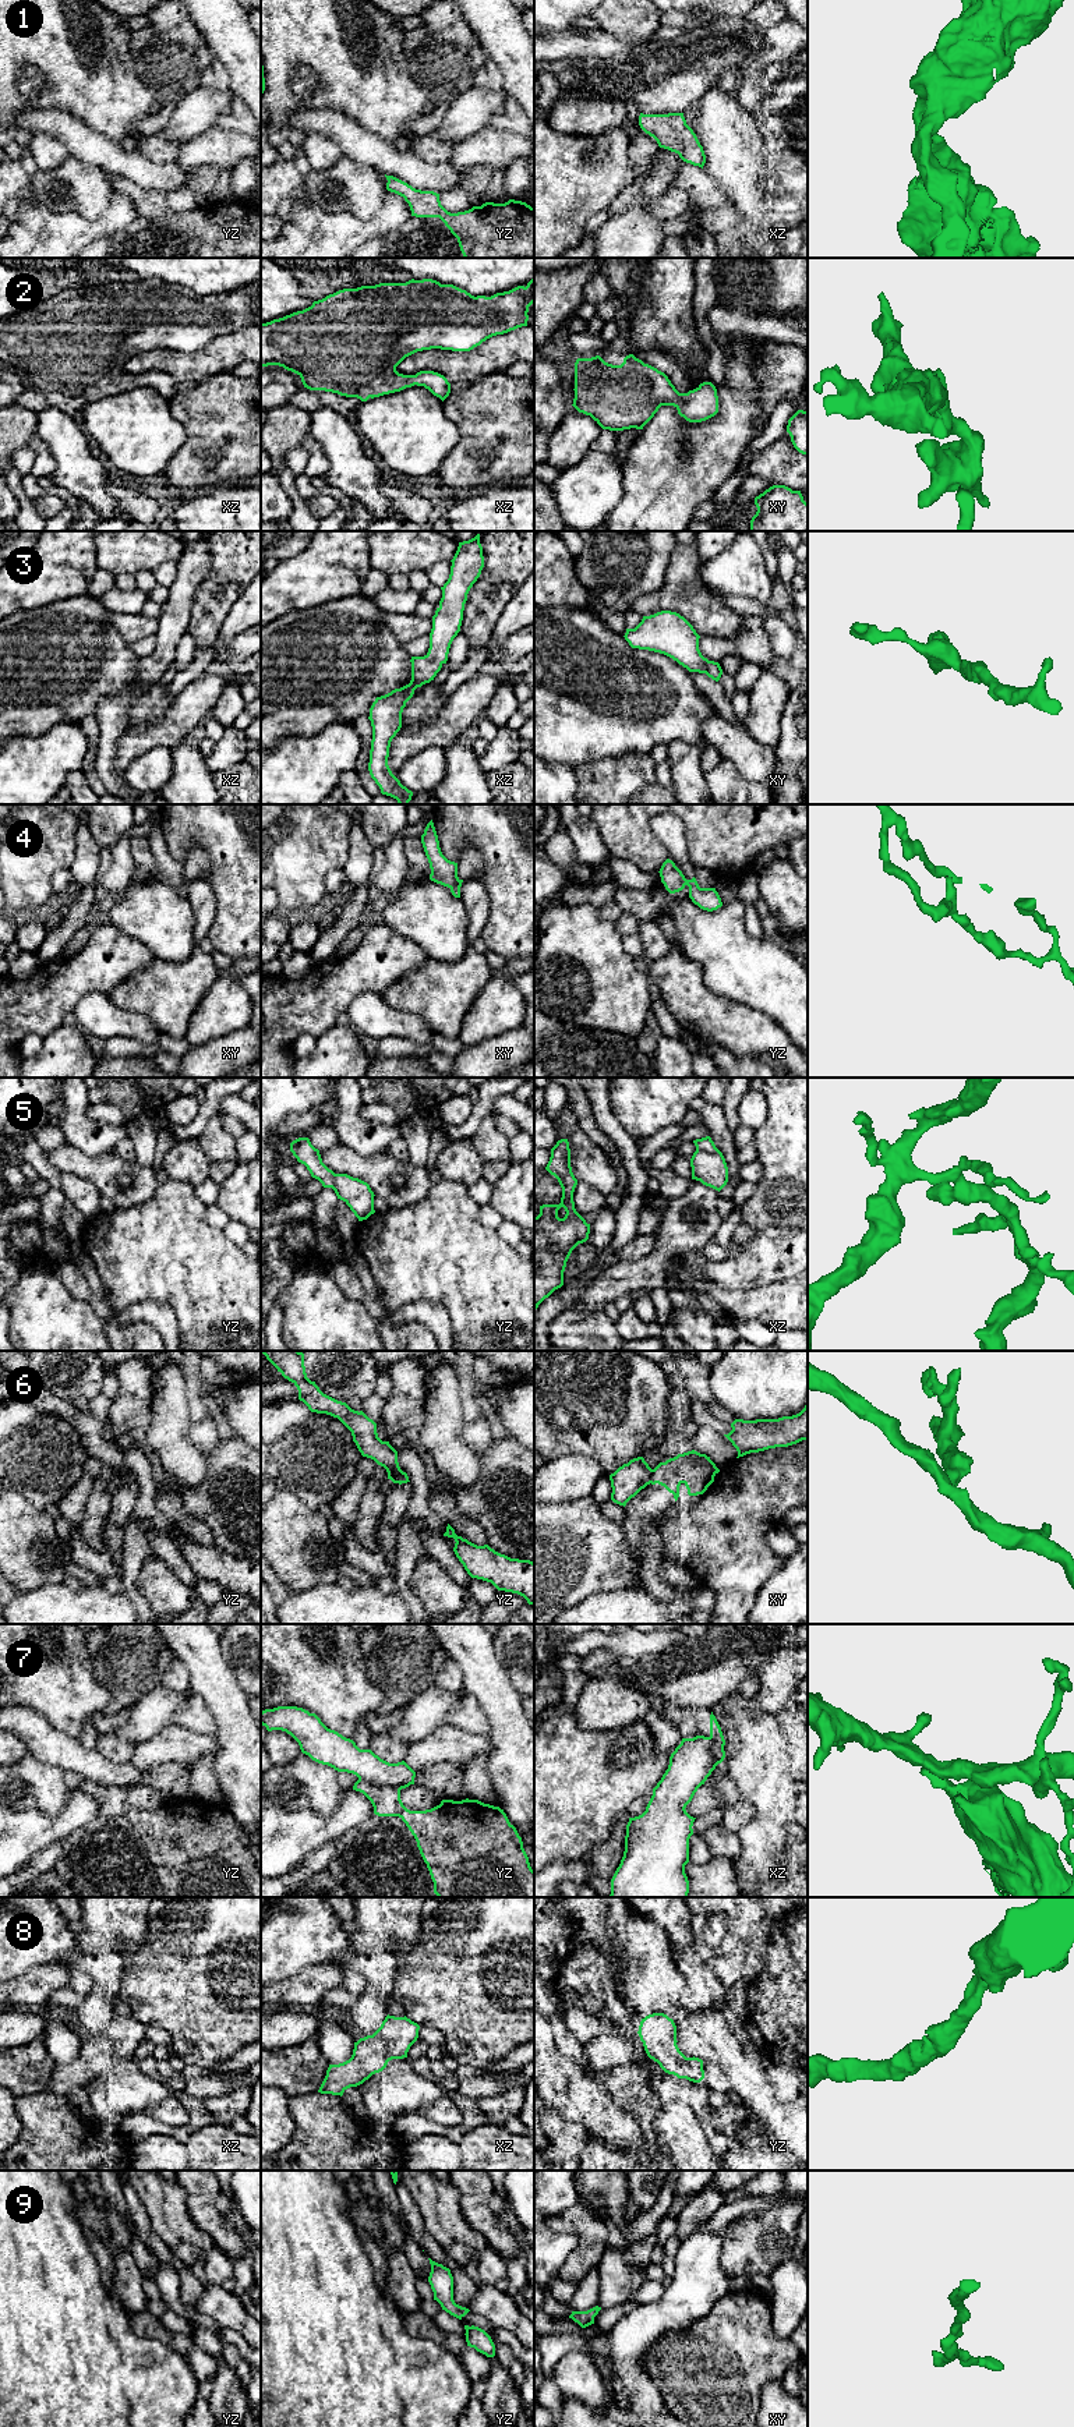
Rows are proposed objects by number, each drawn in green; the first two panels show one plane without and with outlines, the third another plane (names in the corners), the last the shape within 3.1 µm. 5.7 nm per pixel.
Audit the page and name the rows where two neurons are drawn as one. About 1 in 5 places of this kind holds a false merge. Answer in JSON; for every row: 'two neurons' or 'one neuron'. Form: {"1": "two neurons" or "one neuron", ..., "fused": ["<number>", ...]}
{"1": "one neuron", "2": "one neuron", "3": "one neuron", "4": "two neurons", "5": "one neuron", "6": "two neurons", "7": "two neurons", "8": "one neuron", "9": "one neuron", "fused": ["4", "6", "7"]}

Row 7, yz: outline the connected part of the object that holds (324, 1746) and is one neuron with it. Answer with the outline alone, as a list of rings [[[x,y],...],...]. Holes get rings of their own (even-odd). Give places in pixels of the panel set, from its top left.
[[[278,1706],[261,1712],[268,1731],[290,1734],[303,1754],[338,1772],[356,1775],[379,1787],[406,1789],[414,1784],[416,1772],[404,1762],[389,1763],[371,1750],[360,1750],[350,1738],[328,1729],[315,1713],[297,1706]]]

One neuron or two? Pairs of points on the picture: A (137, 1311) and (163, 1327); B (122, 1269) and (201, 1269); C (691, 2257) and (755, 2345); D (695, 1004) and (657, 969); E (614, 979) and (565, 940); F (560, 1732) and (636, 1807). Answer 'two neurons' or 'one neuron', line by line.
A: one neuron
B: one neuron
C: two neurons
D: one neuron
E: one neuron
F: two neurons

